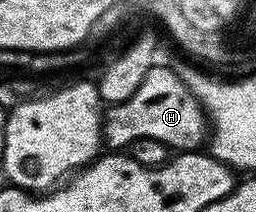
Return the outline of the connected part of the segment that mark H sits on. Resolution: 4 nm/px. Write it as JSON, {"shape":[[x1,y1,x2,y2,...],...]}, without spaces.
{"shape":[[156,64,144,76,140,88,128,96,128,100,113,103,102,115,102,141,111,151,125,151,136,140,160,140,171,151,174,152,194,152,199,149,198,146,207,141,208,138,208,115,202,109,202,105,196,100,196,96,186,86,181,73,177,69,169,70,162,64]]}

